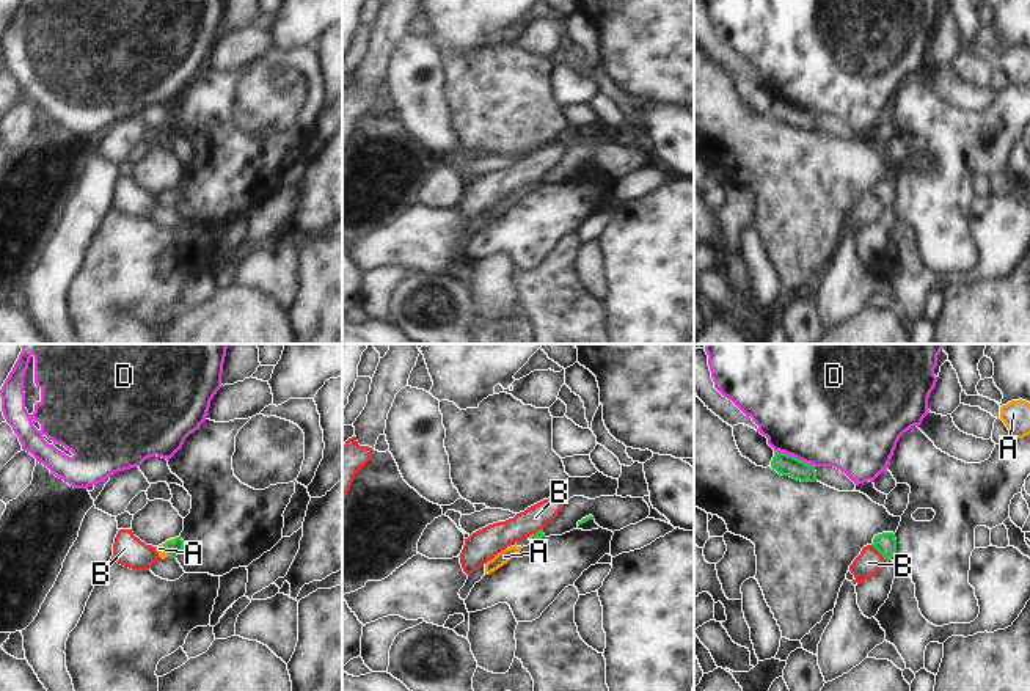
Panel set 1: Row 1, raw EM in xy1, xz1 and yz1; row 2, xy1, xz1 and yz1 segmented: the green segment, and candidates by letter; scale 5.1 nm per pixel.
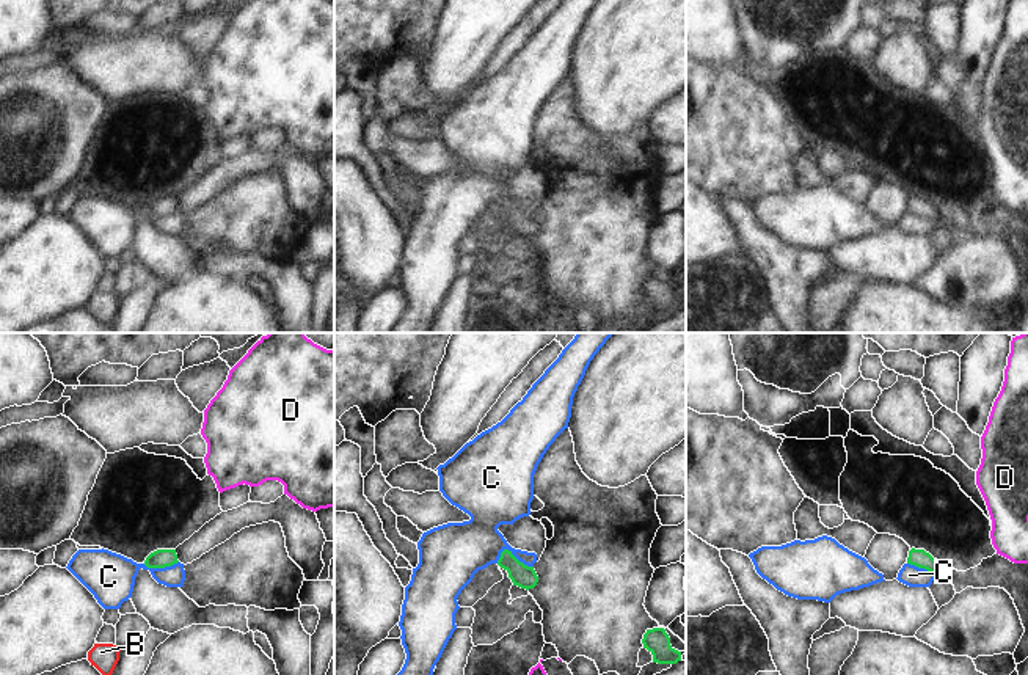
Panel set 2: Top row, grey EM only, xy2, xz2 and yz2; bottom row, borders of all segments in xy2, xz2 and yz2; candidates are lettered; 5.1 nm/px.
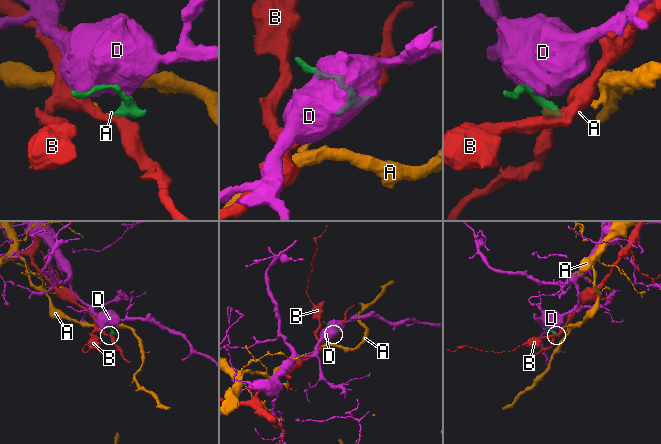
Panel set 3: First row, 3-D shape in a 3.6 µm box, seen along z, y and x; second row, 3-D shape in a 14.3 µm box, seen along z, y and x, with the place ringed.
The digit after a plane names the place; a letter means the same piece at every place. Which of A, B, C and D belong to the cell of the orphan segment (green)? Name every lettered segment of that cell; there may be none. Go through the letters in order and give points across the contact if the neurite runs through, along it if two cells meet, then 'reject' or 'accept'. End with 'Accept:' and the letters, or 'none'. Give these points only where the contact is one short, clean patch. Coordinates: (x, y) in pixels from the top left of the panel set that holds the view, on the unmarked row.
A: way xy1 (171, 197), (164, 193), (159, 197); accept
B: border yz1 (872, 192), (884, 208); reject
C: border xz2 (496, 209), (504, 198), (509, 198), (520, 209), (532, 215); reject
D: border yz1 (774, 98), (792, 102), (814, 115); reject
Accept: A

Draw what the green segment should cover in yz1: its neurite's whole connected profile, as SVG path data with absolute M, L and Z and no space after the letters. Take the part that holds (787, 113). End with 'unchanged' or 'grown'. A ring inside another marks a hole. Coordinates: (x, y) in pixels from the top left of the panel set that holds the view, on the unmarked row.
M774 99L774 105L771 108L771 116L776 118L782 124L790 124L801 130L815 130L816 129L816 119L815 119L813 113L805 112L785 101Z; unchanged

